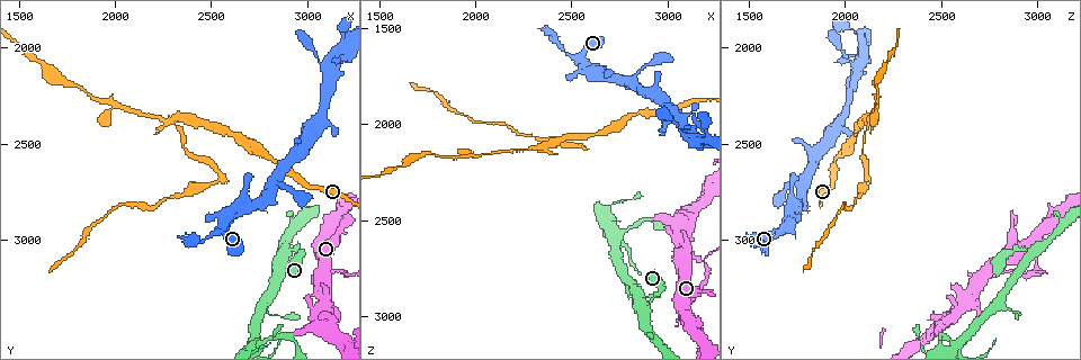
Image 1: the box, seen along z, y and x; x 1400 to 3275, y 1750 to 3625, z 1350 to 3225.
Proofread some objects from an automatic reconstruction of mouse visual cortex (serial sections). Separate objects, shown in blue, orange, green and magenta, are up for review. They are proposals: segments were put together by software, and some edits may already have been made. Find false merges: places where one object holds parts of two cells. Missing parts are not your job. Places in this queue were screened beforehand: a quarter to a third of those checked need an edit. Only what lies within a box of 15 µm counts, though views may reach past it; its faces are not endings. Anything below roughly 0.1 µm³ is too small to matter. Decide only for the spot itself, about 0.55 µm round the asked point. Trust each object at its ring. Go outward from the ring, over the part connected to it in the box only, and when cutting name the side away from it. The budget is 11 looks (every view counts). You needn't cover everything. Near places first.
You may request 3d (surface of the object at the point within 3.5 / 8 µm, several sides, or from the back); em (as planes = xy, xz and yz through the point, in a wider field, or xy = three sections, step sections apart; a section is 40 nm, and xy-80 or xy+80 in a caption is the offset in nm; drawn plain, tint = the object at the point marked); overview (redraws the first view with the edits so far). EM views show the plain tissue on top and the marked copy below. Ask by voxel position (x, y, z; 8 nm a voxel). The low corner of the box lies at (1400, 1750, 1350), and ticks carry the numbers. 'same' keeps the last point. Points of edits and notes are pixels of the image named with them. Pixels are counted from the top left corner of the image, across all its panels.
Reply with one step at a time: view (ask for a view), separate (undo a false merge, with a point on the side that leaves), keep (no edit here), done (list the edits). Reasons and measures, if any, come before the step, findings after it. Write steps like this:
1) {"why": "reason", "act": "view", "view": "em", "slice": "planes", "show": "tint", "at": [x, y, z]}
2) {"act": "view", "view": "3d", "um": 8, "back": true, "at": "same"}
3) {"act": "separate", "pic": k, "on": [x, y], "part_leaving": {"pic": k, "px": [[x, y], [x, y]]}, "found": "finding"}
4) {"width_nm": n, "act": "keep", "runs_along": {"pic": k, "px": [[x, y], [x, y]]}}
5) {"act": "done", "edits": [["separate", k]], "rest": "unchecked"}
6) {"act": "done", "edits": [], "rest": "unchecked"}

{"why": "thick turns thin", "act": "view", "view": "3d", "um": 8, "at": [2710, 3540, 2580]}

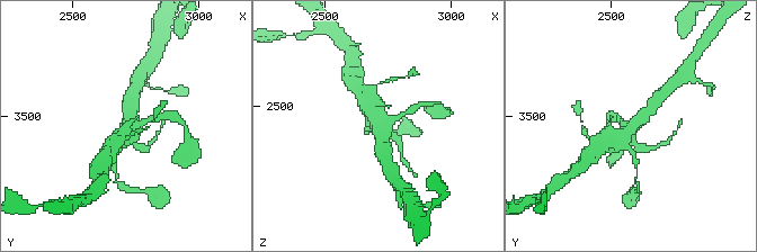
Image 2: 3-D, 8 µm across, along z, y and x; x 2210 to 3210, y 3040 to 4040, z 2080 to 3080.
{"why": "shape alone is not enough", "act": "view", "view": "em", "slice": "xy", "step": 5, "show": "tint", "at": [2730, 3540, 2580]}

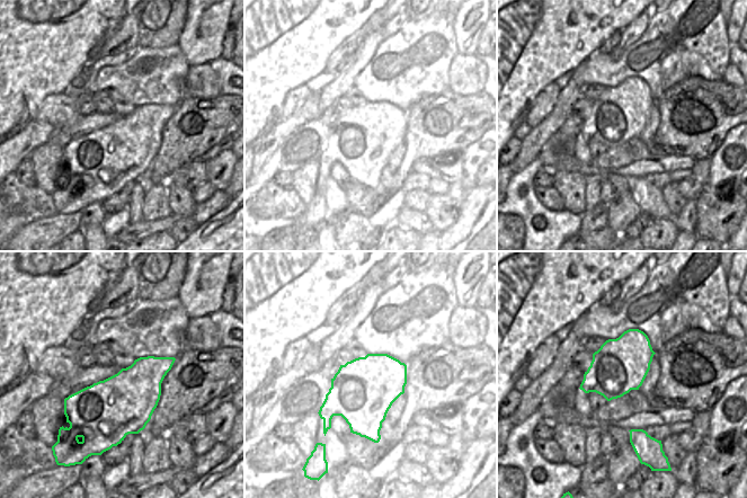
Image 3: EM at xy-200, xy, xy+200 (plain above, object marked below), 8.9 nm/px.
{"act": "keep", "runs_along": {"pic": 2, "px": [[656, 101], [628, 133], [607, 140]]}, "found": "all the same cell"}

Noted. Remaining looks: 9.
{"why": "two arms in line, one across", "act": "view", "view": "3d", "um": 3.5, "at": [2350, 2370, 2100]}

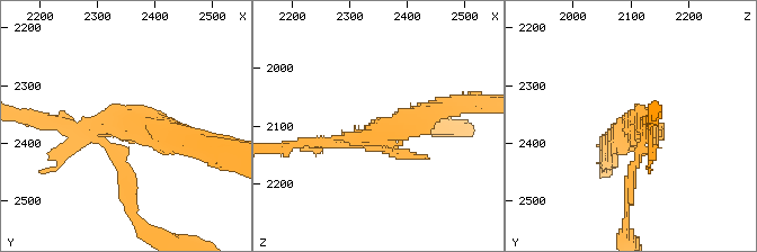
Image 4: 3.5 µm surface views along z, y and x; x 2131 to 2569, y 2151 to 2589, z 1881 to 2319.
{"act": "view", "view": "em", "slice": "xy", "step": 3, "show": "tint", "at": [2355, 2375, 2110]}

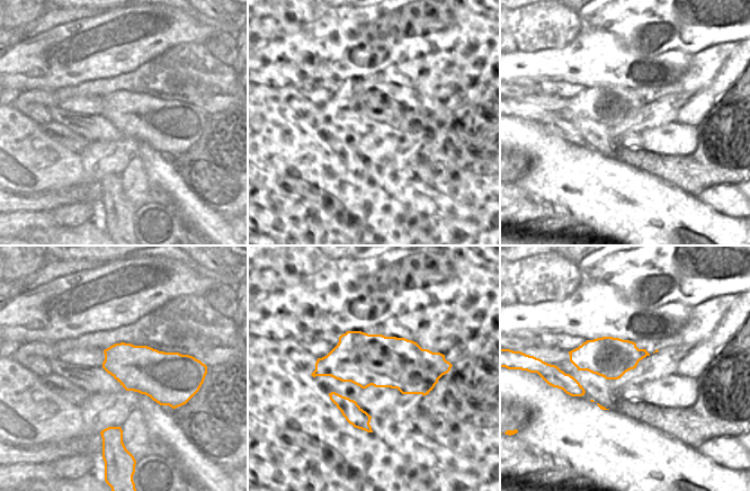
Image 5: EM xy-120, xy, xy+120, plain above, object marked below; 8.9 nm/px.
{"width_nm": 460, "act": "keep", "runs_along": {"pic": 4, "px": [[199, 143], [130, 126], [126, 188]]}, "found": "continuous, no second cell"}

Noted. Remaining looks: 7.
{"why": "abrupt turn", "act": "view", "view": "em", "slice": "xy", "step": 5, "show": "tint", "at": [2540, 2680, 2110]}

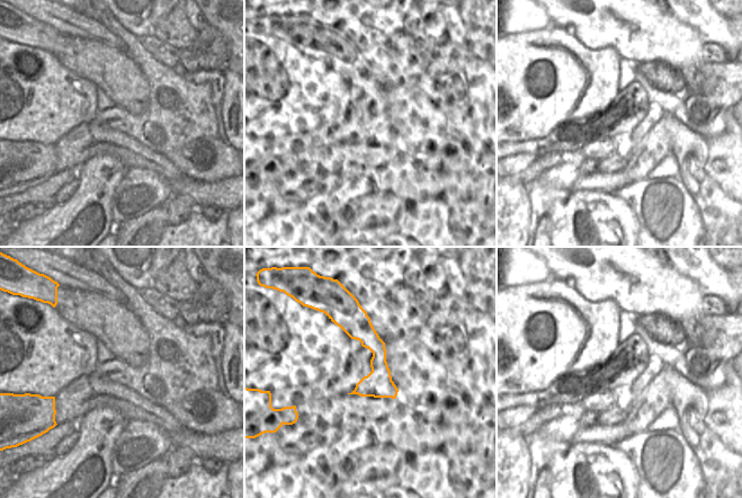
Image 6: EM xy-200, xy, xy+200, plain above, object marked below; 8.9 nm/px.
{"act": "view", "view": "3d", "um": 3.5, "at": "same"}

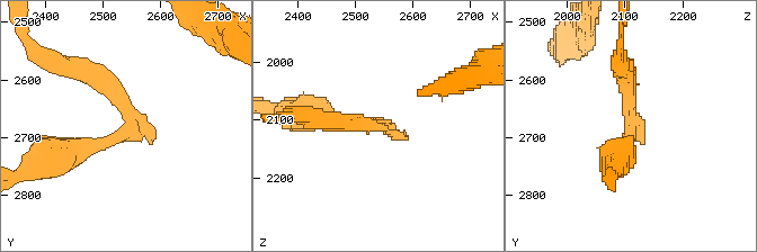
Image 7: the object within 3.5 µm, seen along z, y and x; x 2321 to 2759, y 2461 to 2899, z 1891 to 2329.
{"act": "keep", "runs_along": {"pic": 6, "px": [[361, 314], [393, 394]]}, "found": "continuous, no second cell"}

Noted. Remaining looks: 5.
{"why": "sudden change in width", "act": "view", "view": "3d", "um": 8, "at": [3190, 1990, 2080]}

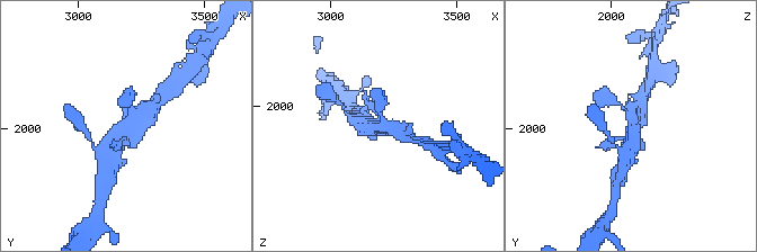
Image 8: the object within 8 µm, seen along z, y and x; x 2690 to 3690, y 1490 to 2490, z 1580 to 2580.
{"why": "closer look", "act": "view", "view": "3d", "um": 3.5, "at": [3200, 2000, 2090]}

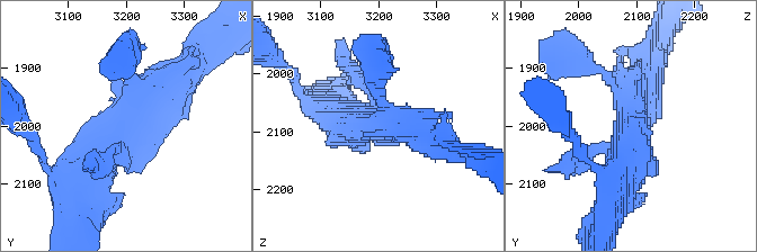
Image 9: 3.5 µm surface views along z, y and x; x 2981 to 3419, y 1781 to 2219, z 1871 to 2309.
{"why": "now the EM", "act": "view", "view": "em", "slice": "xy", "step": 3, "show": "tint", "at": [3195, 2000, 2090]}

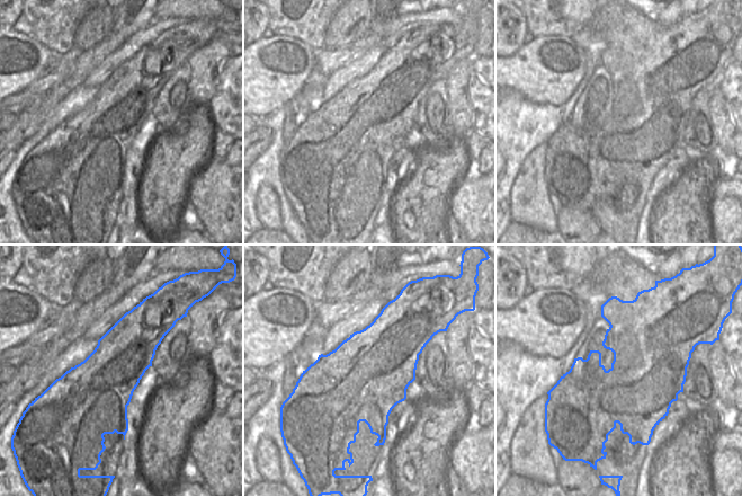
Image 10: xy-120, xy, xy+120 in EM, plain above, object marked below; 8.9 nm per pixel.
{"width_nm": 750, "act": "keep", "runs_along": {"pic": 9, "px": [[82, 187], [134, 105], [124, 66]]}, "found": "one cell here"}

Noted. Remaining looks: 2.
{"why": "branch point", "act": "view", "view": "3d", "um": 3.5, "at": [2020, 2300, 2170]}

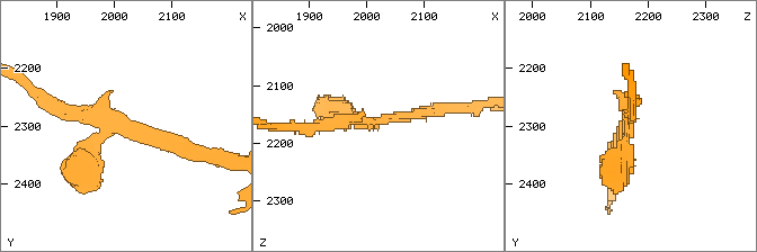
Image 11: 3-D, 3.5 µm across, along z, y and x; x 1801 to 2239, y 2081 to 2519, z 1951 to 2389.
{"act": "view", "view": "em", "slice": "xy", "step": 3, "show": "tint", "at": [2010, 2300, 2165]}

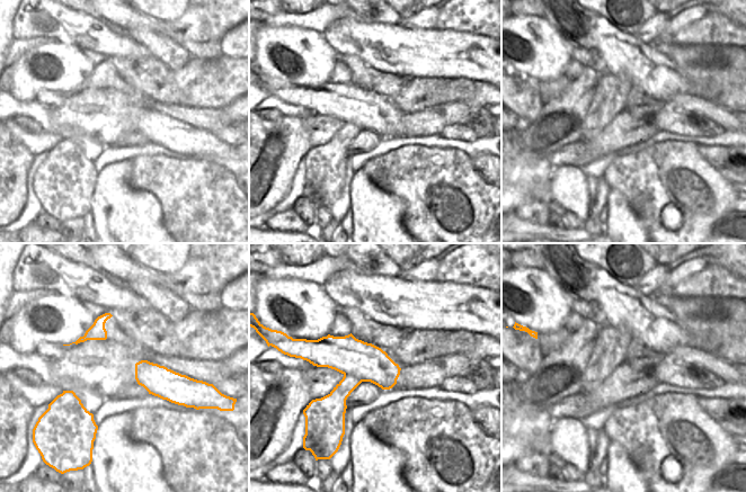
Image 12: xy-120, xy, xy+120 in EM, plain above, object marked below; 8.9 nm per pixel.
{"act": "keep", "runs_along": {"pic": 11, "px": [[188, 145], [50, 105]]}, "found": "all the same cell"}

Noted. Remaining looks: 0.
{"act": "done", "edits": [], "rest": "unchecked"}

